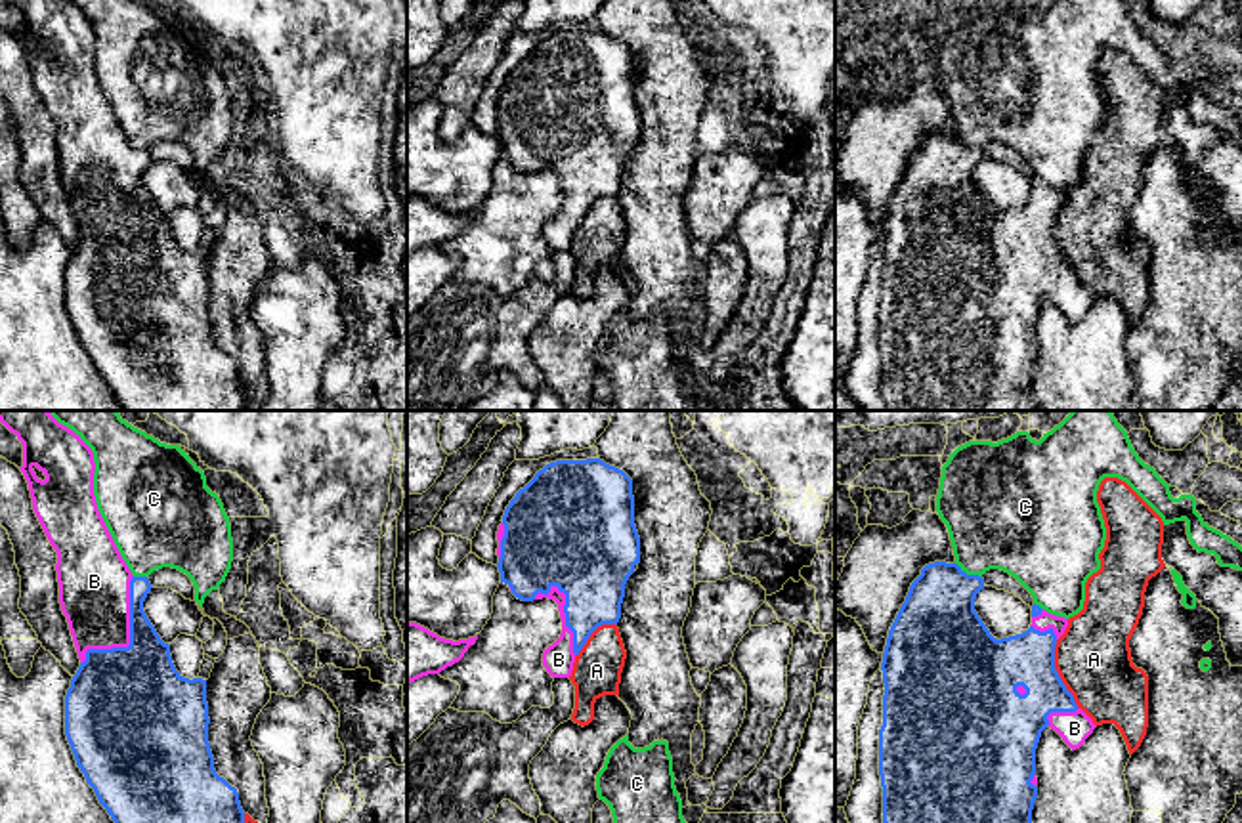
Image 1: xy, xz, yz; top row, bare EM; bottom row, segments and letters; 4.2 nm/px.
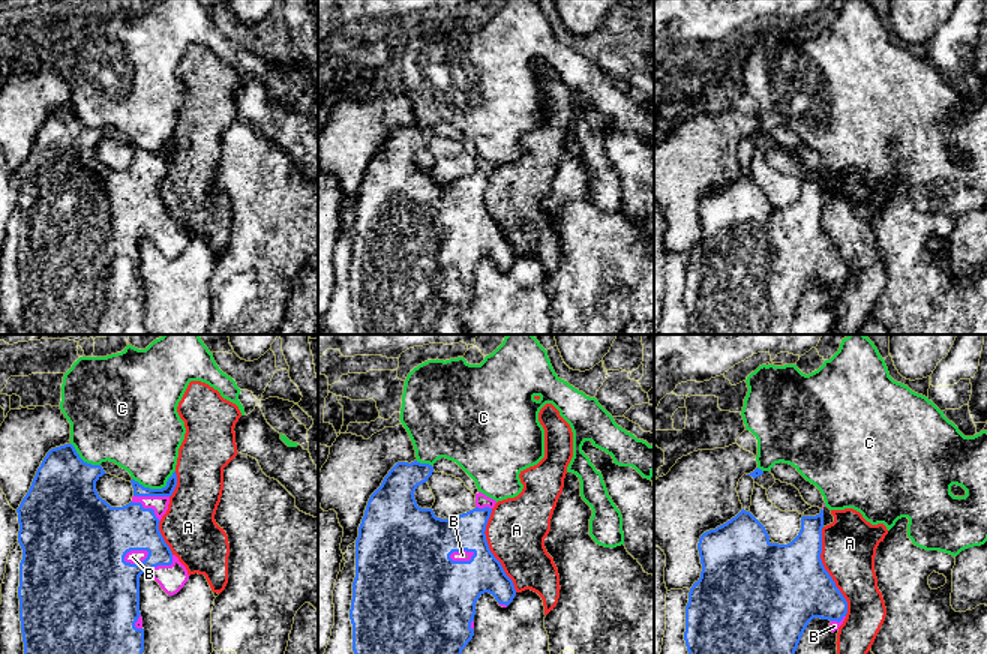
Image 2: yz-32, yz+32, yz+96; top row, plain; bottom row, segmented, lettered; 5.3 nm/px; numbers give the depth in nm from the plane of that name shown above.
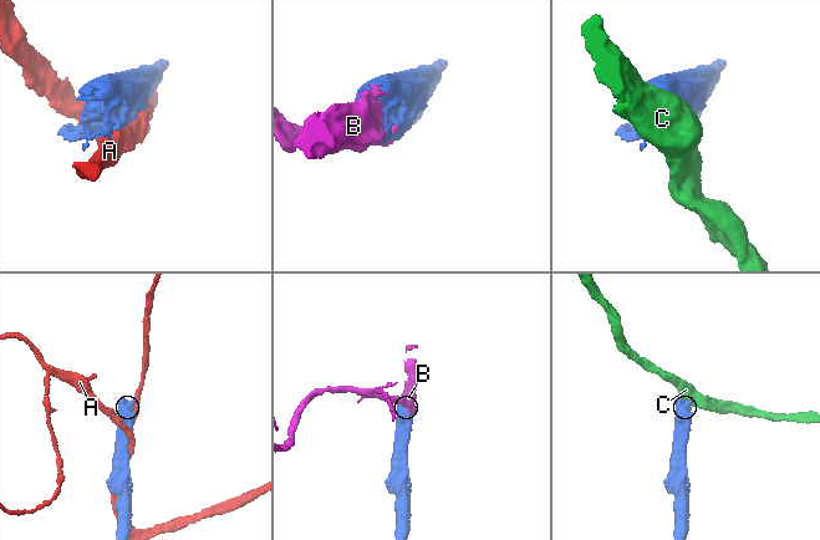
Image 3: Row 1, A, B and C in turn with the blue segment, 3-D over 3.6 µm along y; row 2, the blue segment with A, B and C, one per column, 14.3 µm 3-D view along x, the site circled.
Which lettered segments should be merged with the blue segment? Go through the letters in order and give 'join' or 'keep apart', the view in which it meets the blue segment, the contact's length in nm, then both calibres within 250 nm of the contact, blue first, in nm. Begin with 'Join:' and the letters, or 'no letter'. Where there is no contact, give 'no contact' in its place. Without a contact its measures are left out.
Join: B
A: keep apart; meets blue in yz; contact 300 nm long; 220 nm thick on the blue side, 320 nm on the other
B: join; meets blue in xy; contact 440 nm long; 420 nm thick on the blue side, 300 nm on the other
C: keep apart; meets blue in yz; contact 130 nm long; 340 nm thick on the blue side, 400 nm on the other

